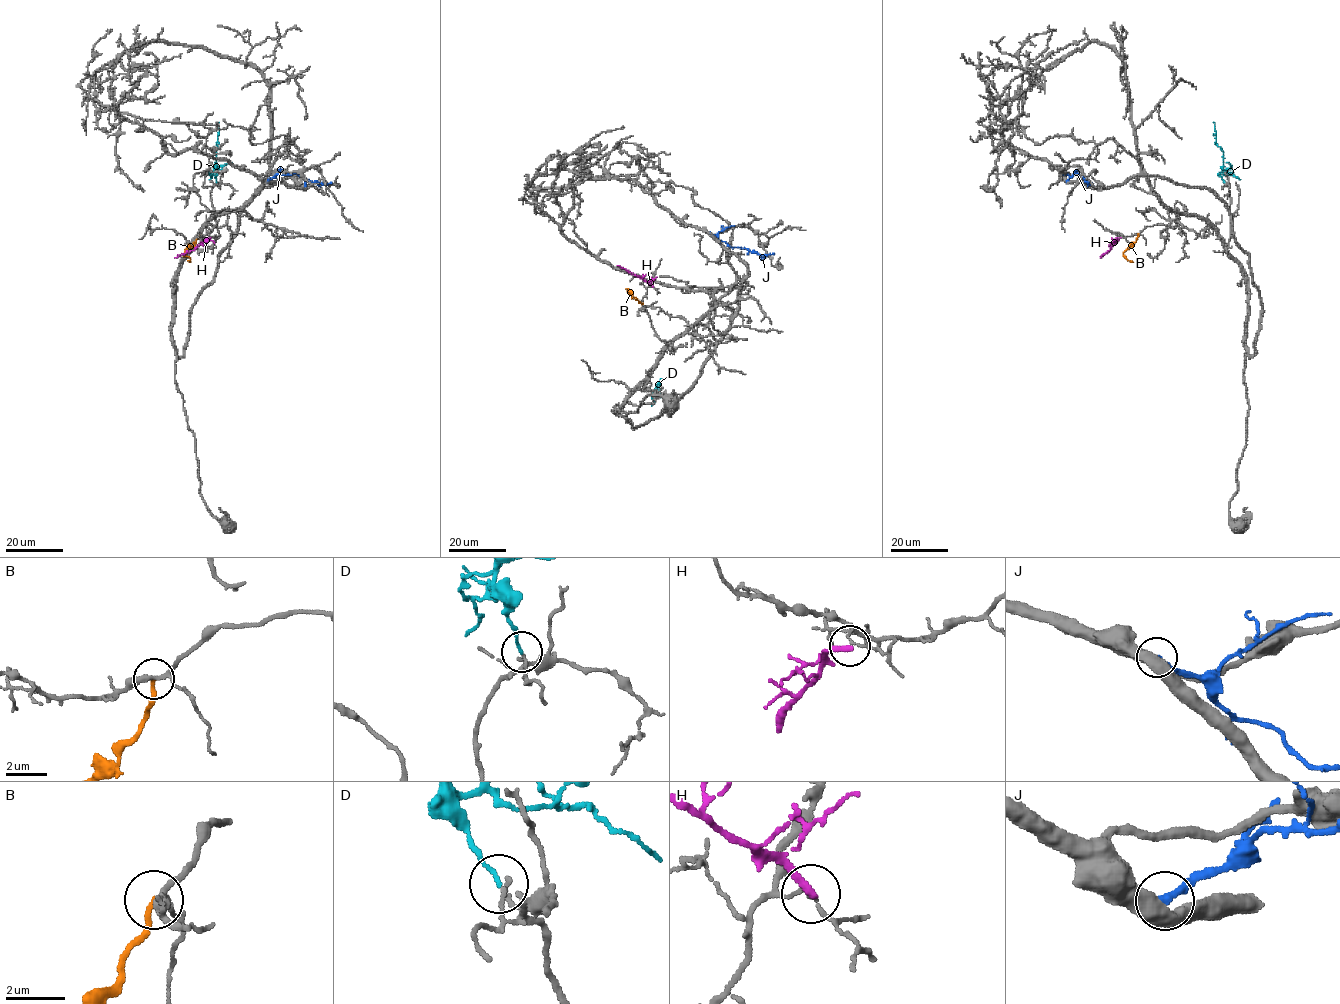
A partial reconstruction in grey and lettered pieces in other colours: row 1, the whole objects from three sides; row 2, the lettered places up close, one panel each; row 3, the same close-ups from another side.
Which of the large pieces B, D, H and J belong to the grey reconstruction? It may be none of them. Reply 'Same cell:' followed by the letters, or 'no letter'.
Same cell: no letter

